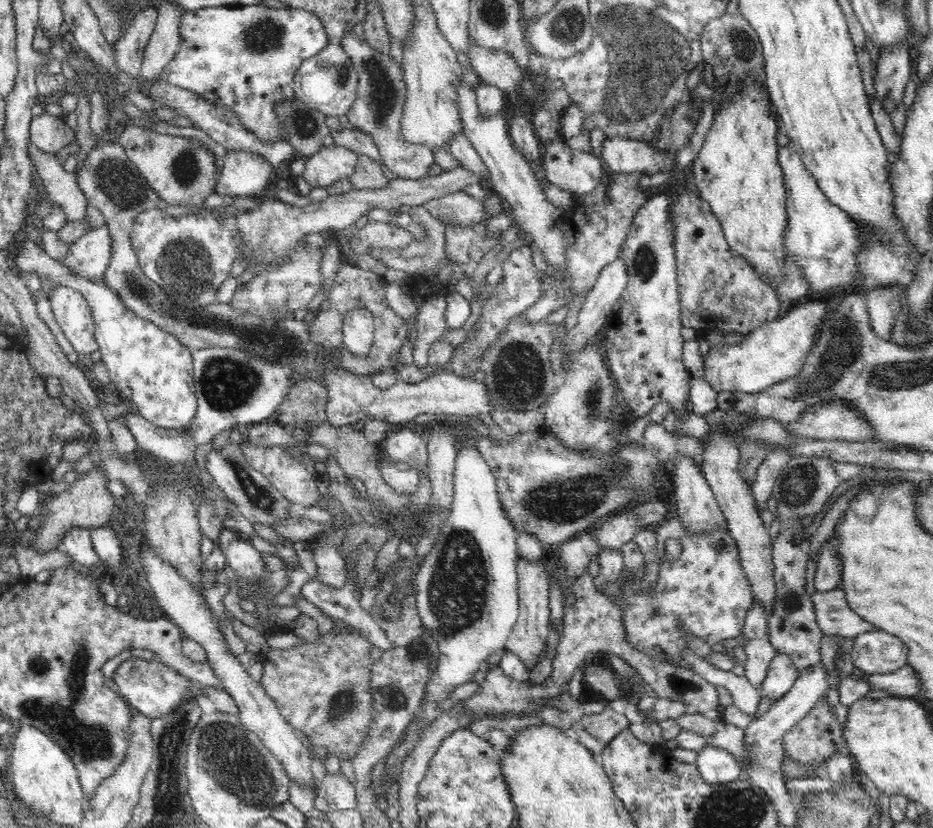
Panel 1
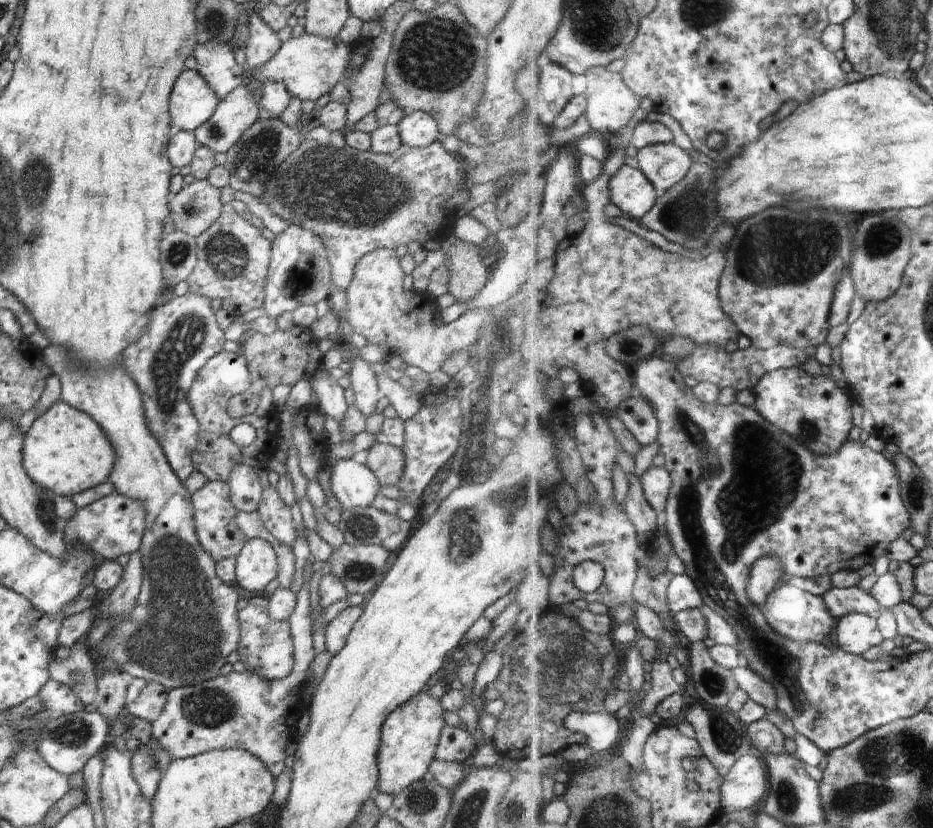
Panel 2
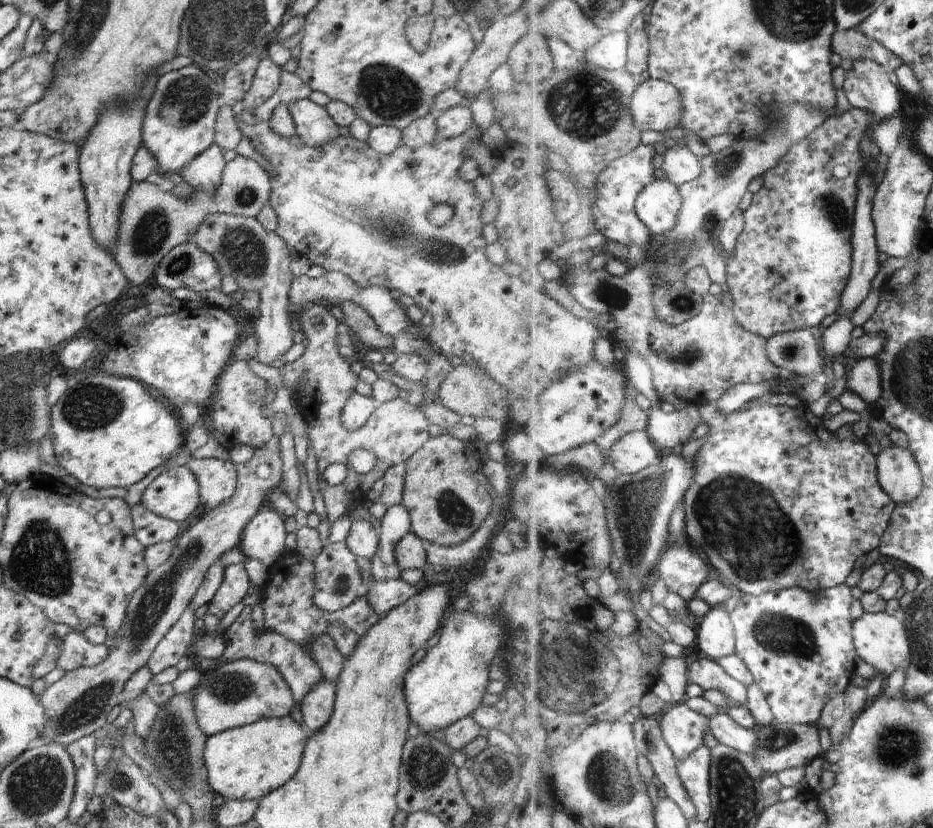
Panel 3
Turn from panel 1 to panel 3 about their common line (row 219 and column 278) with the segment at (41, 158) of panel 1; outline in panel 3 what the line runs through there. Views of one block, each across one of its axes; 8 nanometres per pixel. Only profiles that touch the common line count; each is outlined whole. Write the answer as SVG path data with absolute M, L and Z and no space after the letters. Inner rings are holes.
M268 56L260 60L252 80L250 90L244 96L244 109L258 108L278 90L282 68L276 65Z

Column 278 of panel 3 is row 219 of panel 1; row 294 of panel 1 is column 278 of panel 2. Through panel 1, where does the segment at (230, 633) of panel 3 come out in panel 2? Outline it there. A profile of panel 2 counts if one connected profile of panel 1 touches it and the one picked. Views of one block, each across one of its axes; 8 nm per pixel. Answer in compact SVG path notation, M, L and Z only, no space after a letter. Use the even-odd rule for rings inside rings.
M265 594L253 595L247 606L237 614L240 642L236 652L246 671L252 671L263 679L283 679L290 674L294 664L294 641L288 621L275 621L269 615L269 602Z

